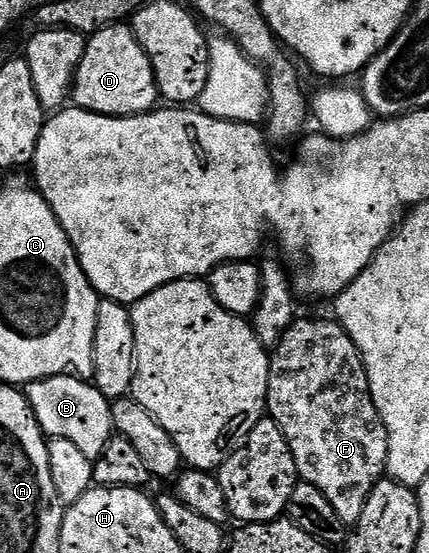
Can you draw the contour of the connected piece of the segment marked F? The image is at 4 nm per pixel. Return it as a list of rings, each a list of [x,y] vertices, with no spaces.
[[[333,318],[301,319],[294,319],[293,325],[281,335],[281,340],[272,345],[265,407],[279,430],[283,430],[287,446],[291,446],[298,477],[304,483],[315,486],[315,490],[323,490],[323,498],[331,502],[341,523],[353,526],[363,514],[363,506],[371,490],[386,475],[389,463],[387,426],[373,401],[361,352],[345,327]]]

